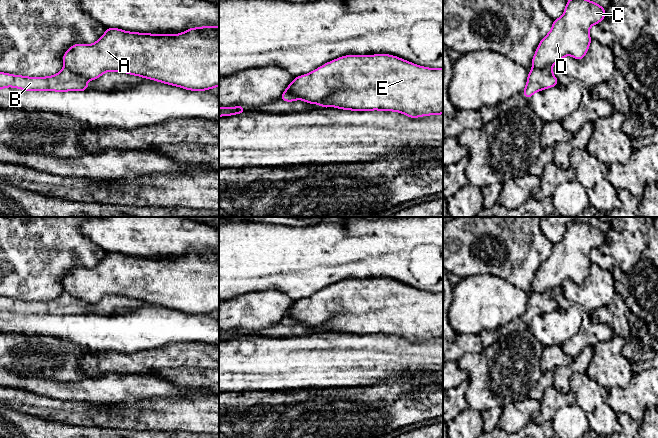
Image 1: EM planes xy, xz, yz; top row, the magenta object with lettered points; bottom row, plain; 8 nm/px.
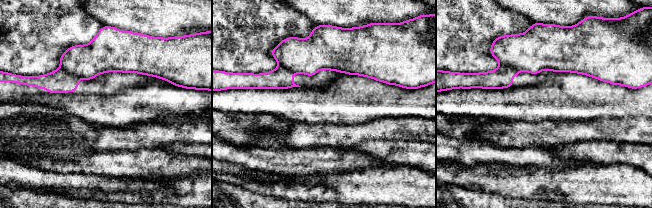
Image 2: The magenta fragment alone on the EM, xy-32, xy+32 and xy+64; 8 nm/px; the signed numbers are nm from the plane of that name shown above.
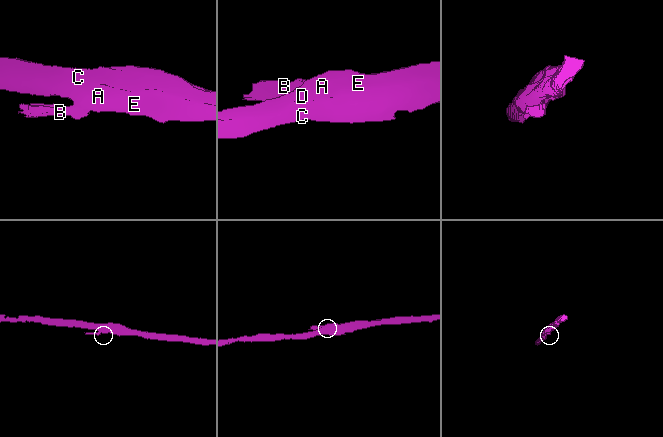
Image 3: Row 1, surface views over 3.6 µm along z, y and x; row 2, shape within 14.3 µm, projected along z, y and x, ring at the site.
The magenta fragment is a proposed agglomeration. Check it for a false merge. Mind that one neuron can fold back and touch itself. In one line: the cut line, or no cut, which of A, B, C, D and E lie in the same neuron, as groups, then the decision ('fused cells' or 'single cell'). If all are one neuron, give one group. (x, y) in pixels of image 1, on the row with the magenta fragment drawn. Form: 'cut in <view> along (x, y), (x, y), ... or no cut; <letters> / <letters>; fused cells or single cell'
cut in yz along (551, 65), (533, 69); A C D E / B; fused cells

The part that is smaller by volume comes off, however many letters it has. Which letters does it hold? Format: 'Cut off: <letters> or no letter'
Cut off: B

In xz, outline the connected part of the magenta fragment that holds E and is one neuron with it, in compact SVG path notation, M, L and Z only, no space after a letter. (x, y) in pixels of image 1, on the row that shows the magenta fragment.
M389 54L346 55L294 78L290 92L322 108L395 111L410 118L438 115L443 114L443 68L422 67Z

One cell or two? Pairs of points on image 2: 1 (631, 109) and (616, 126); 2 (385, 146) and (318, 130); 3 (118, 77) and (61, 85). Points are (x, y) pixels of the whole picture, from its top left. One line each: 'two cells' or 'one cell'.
1: two cells
2: two cells
3: one cell

